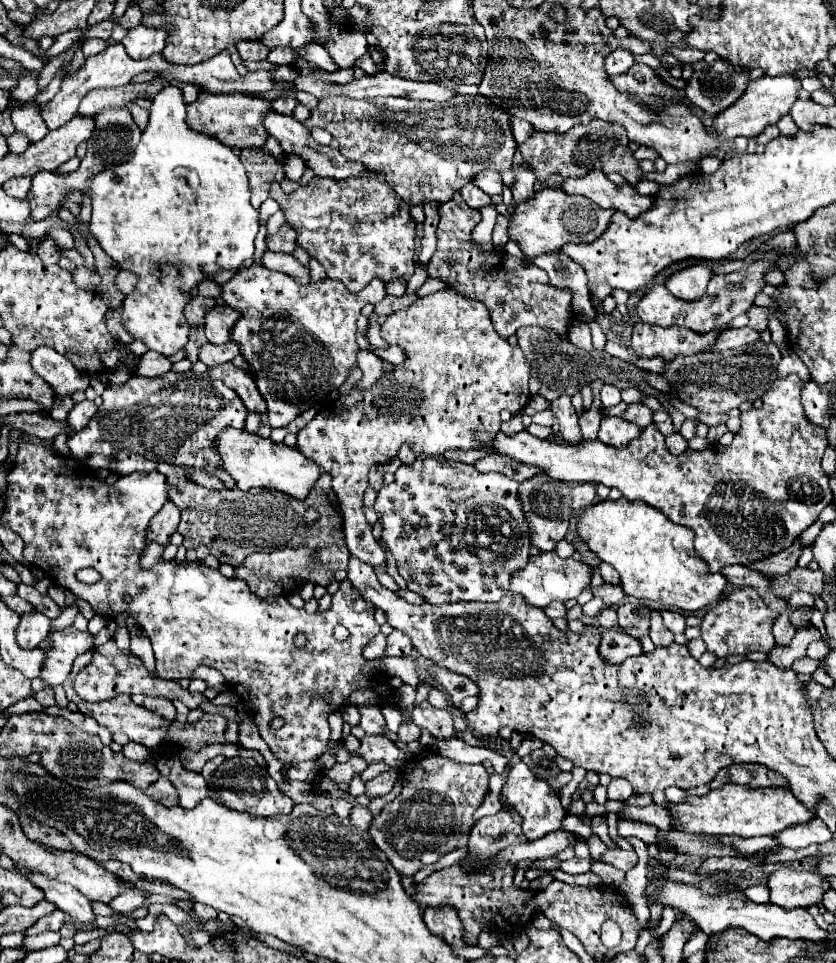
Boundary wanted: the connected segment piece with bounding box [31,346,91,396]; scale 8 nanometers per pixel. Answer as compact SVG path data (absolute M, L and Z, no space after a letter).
M43 346L39 350L33 350L31 358L33 370L43 376L57 396L71 396L73 392L85 392L90 384L88 374L81 374L75 370L75 366L61 356L59 352Z

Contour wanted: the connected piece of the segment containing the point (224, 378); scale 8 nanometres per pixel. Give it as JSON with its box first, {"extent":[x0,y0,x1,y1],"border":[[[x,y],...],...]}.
{"extent":[207,364,267,414],"border":[[[221,364],[221,366],[209,368],[207,372],[209,372],[211,378],[221,380],[225,386],[235,390],[239,394],[239,398],[243,400],[243,404],[247,406],[249,412],[259,412],[259,414],[267,412],[267,404],[259,396],[259,390],[255,388],[253,376],[249,376],[245,370],[233,366],[233,364]]]}

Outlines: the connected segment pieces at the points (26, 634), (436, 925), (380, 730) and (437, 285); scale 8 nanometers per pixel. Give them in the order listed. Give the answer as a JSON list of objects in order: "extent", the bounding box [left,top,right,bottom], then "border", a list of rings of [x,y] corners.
[{"extent":[17,612,51,648],"border":[[[41,612],[21,614],[21,622],[17,626],[17,642],[21,648],[39,648],[41,640],[49,634],[51,620]]]},{"extent":[423,906,465,946],"border":[[[451,906],[425,908],[423,920],[425,920],[427,928],[429,928],[433,934],[443,936],[447,944],[451,944],[451,946],[465,946],[465,942],[461,940],[463,924],[461,924],[461,920],[459,920],[455,908],[451,908]]]},{"extent":[359,708,387,734],"border":[[[365,708],[361,712],[361,722],[359,726],[367,732],[367,734],[385,734],[387,726],[385,726],[385,718],[381,718],[381,714],[375,708]]]},{"extent":[417,278,447,298],"border":[[[427,278],[427,280],[425,280],[425,284],[417,290],[417,298],[427,296],[427,294],[437,292],[437,290],[443,290],[443,288],[447,288],[447,284],[445,284],[445,282],[441,282],[441,280],[433,280],[433,278]]]}]

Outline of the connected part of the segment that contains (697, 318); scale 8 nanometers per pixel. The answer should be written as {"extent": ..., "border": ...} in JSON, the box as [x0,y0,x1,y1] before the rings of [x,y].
{"extent":[637,258,779,332],"border":[[[753,258],[745,268],[731,272],[731,274],[721,274],[721,276],[713,276],[709,282],[709,288],[705,292],[705,296],[701,296],[695,302],[685,302],[679,300],[675,296],[671,296],[671,292],[661,286],[661,284],[651,284],[645,294],[641,296],[641,300],[637,302],[637,316],[647,322],[647,324],[655,324],[655,326],[683,326],[689,328],[693,332],[711,332],[717,326],[729,324],[735,316],[745,314],[751,306],[755,296],[765,288],[767,280],[765,274],[769,270],[777,268],[777,260],[779,258]]]}

